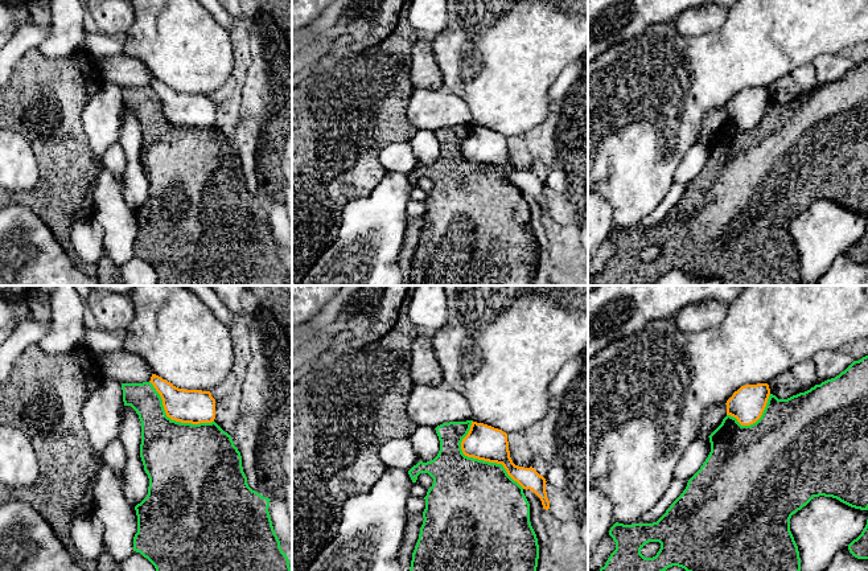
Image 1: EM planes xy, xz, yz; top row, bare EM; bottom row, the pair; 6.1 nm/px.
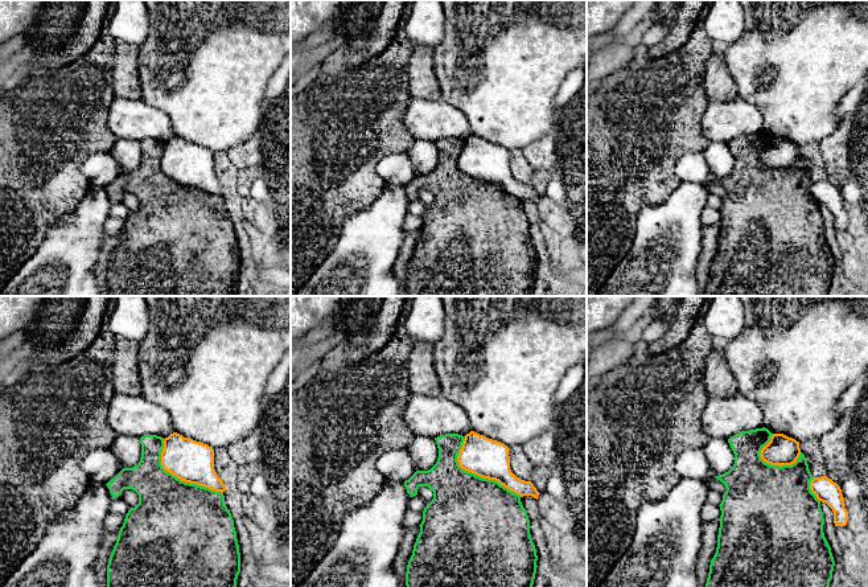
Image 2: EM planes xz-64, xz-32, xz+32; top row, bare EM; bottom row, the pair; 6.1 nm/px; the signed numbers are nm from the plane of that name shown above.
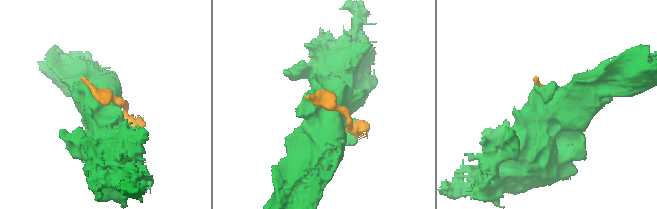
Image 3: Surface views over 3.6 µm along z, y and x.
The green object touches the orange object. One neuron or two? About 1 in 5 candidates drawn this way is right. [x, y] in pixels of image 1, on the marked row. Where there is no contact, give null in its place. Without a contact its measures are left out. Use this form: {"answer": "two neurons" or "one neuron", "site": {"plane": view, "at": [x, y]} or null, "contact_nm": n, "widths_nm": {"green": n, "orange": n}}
{"answer": "two neurons", "site": {"plane": "xz", "at": [477, 459]}, "contact_nm": 500, "widths_nm": {"green": 500, "orange": 220}}

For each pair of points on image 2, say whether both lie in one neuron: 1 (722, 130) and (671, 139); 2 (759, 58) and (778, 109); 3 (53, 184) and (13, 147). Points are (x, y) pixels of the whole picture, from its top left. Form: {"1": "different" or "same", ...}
{"1": "different", "2": "same", "3": "same"}

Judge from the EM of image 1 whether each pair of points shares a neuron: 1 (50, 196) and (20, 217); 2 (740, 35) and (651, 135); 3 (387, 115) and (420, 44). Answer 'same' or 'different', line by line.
1: different
2: same
3: different

